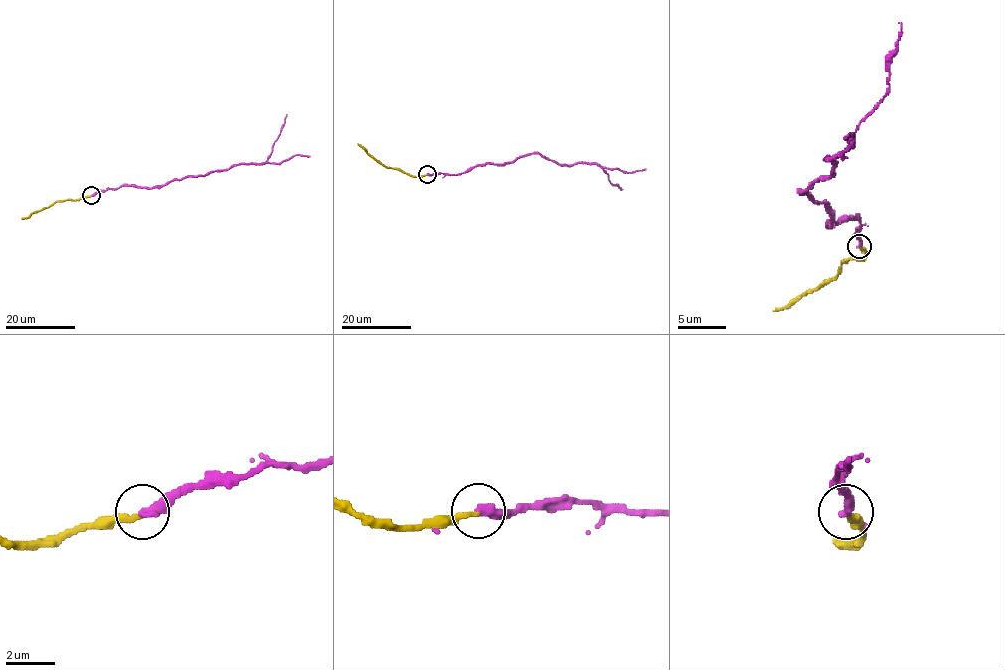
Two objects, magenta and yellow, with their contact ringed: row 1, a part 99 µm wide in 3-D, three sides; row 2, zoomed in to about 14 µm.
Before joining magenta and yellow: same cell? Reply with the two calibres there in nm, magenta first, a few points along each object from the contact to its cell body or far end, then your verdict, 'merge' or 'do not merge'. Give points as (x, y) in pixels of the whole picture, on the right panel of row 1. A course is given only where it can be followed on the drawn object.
calibres 420 and 240 nm; course magenta (860, 247), (855, 218), (829, 225), (826, 204), (800, 192), (831, 175), (826, 158), (886, 94), (898, 22); course yellow (860, 247), (864, 256), (843, 263), (831, 280), (774, 311); merge

